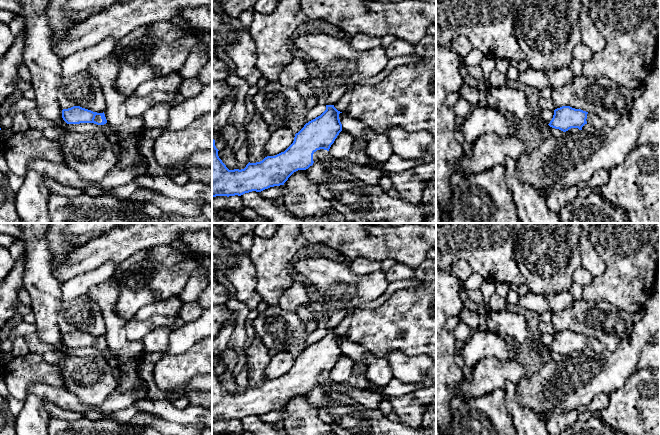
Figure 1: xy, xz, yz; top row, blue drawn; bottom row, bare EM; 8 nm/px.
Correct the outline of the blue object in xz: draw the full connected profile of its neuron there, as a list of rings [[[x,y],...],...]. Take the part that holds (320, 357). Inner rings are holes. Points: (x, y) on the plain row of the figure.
[[[326,329],[320,340],[306,347],[295,358],[293,367],[284,376],[267,380],[260,386],[249,386],[241,394],[226,391],[212,363],[212,421],[241,420],[284,409],[294,396],[306,394],[316,385],[333,385],[361,405],[369,409],[379,408],[384,399],[380,393],[338,384],[328,377],[342,355],[340,337],[334,329]]]

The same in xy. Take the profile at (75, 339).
[[[80,330],[63,333],[62,342],[67,348],[94,347],[104,349],[107,347],[104,336],[97,337]]]

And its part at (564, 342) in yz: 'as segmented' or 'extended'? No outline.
extended

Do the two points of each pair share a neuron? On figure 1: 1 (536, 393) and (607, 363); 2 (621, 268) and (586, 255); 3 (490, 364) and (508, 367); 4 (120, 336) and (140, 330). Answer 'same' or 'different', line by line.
1: same
2: different
3: same
4: different

